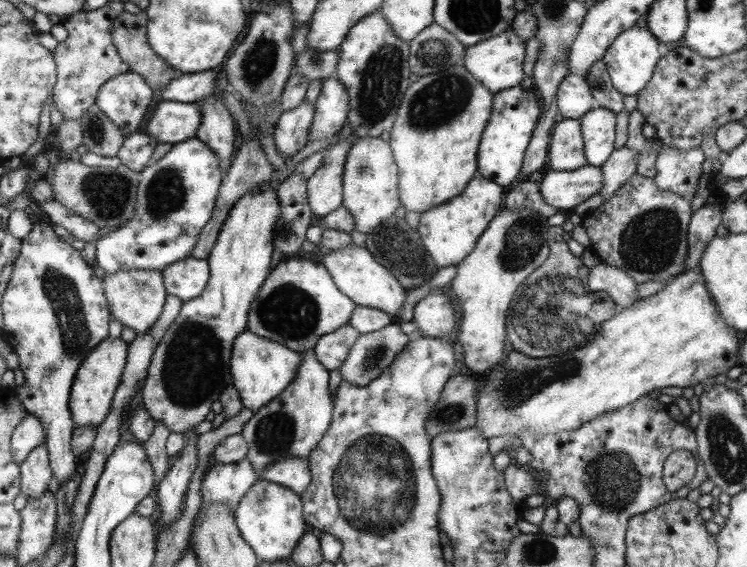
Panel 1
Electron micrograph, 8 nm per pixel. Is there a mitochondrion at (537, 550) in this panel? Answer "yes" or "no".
yes

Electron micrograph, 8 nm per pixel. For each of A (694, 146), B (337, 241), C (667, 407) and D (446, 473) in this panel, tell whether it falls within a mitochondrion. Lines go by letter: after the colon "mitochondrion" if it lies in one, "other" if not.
A: other
B: other
C: other
D: other

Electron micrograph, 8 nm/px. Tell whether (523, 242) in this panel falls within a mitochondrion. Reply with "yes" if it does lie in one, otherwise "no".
yes

